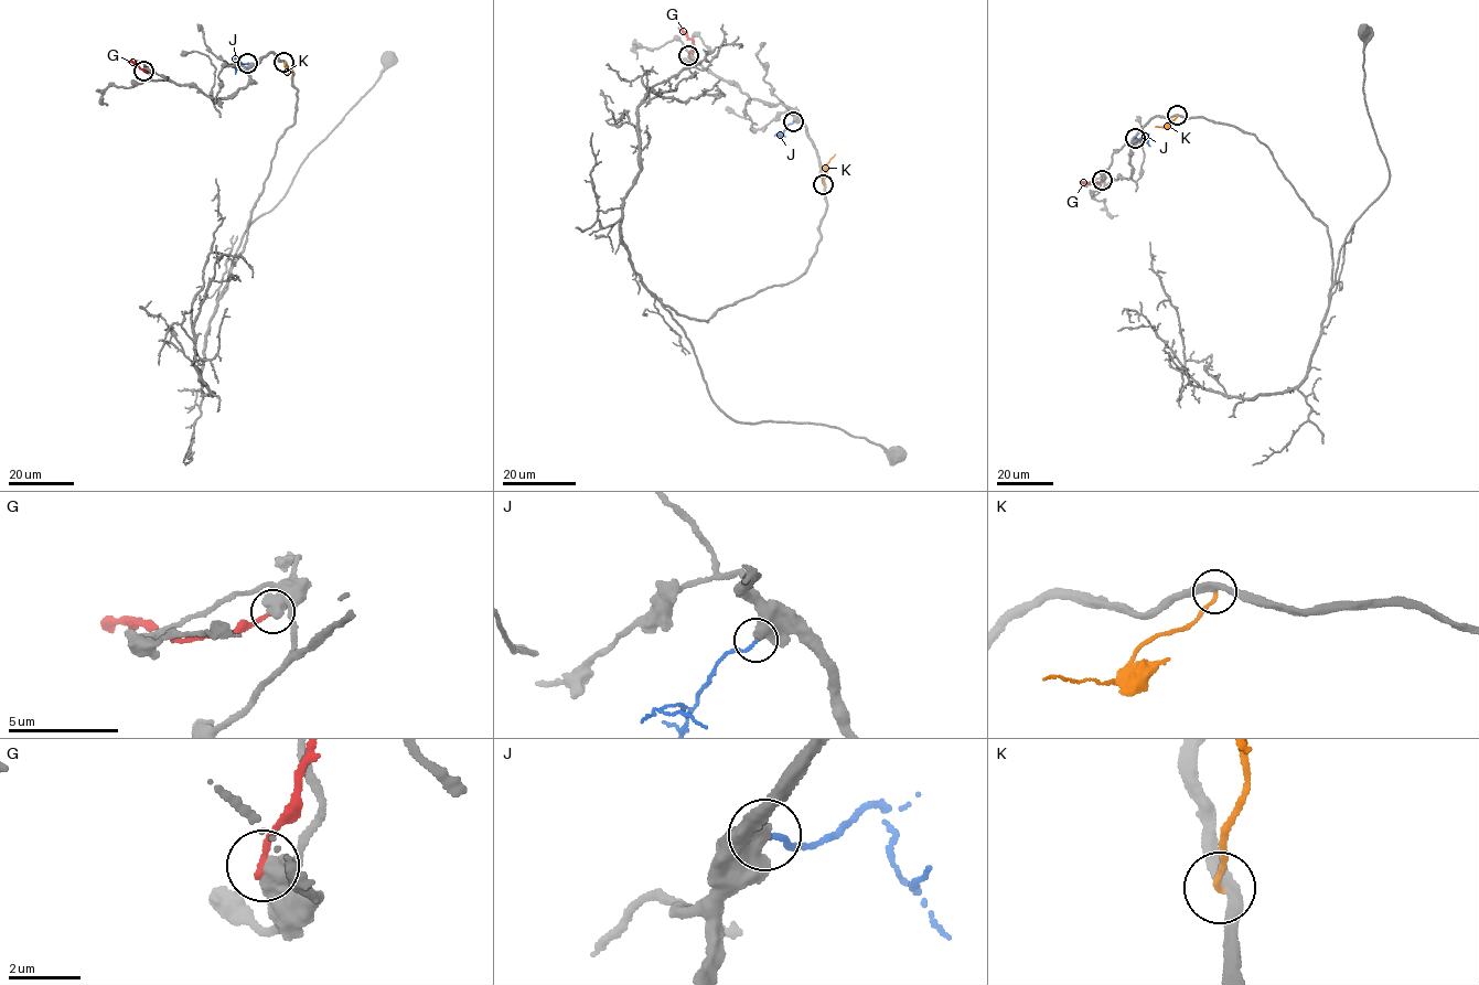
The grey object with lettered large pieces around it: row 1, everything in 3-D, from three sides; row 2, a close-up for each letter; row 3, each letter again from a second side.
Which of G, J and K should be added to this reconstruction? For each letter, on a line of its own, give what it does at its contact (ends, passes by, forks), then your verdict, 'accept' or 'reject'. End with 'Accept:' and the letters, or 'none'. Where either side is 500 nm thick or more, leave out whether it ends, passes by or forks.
G: reject
J: it ends | reject
K: it ends | reject
Accept: none

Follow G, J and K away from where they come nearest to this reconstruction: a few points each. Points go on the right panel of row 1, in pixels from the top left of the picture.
G: (1102, 180), (1080, 183)
J: (1135, 138), (1144, 136), (1148, 140)
K: (1177, 116), (1164, 127), (1155, 127)

